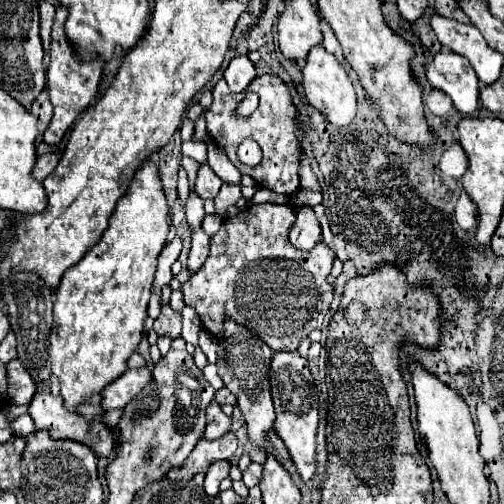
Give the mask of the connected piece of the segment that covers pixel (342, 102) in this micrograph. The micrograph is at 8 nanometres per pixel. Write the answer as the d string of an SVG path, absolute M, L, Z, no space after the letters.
M314 46L302 66L302 86L306 100L332 124L348 126L356 116L356 90L350 82L346 70L338 64L338 60L324 50L324 46Z

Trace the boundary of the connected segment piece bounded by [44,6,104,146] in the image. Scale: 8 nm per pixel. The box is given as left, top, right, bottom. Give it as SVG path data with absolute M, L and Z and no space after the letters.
M58 6L56 8L56 18L54 18L54 26L52 26L52 46L50 46L50 68L46 72L48 78L48 92L50 92L50 102L54 106L54 116L52 122L48 126L48 130L44 132L44 142L50 146L58 146L62 136L68 132L68 128L74 124L74 120L78 118L78 114L88 108L98 92L98 82L102 76L102 68L104 64L100 60L96 62L88 62L88 64L80 64L74 56L72 56L72 46L68 46L68 38L62 32L66 20L66 8Z

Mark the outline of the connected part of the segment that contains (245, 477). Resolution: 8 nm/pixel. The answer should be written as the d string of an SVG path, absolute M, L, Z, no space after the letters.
M250 462L250 466L248 466L246 470L242 470L242 482L244 482L248 488L258 486L260 478L262 478L262 466L256 464L256 462Z

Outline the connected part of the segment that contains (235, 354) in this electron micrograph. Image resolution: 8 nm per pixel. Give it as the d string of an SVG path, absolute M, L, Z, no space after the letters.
M226 318L224 334L218 342L218 362L216 362L218 376L224 380L224 386L238 398L238 408L246 418L248 434L254 442L260 444L268 444L264 434L272 430L272 424L276 420L276 412L270 396L270 378L268 378L270 362L272 362L270 346L260 338L252 336L244 326Z

